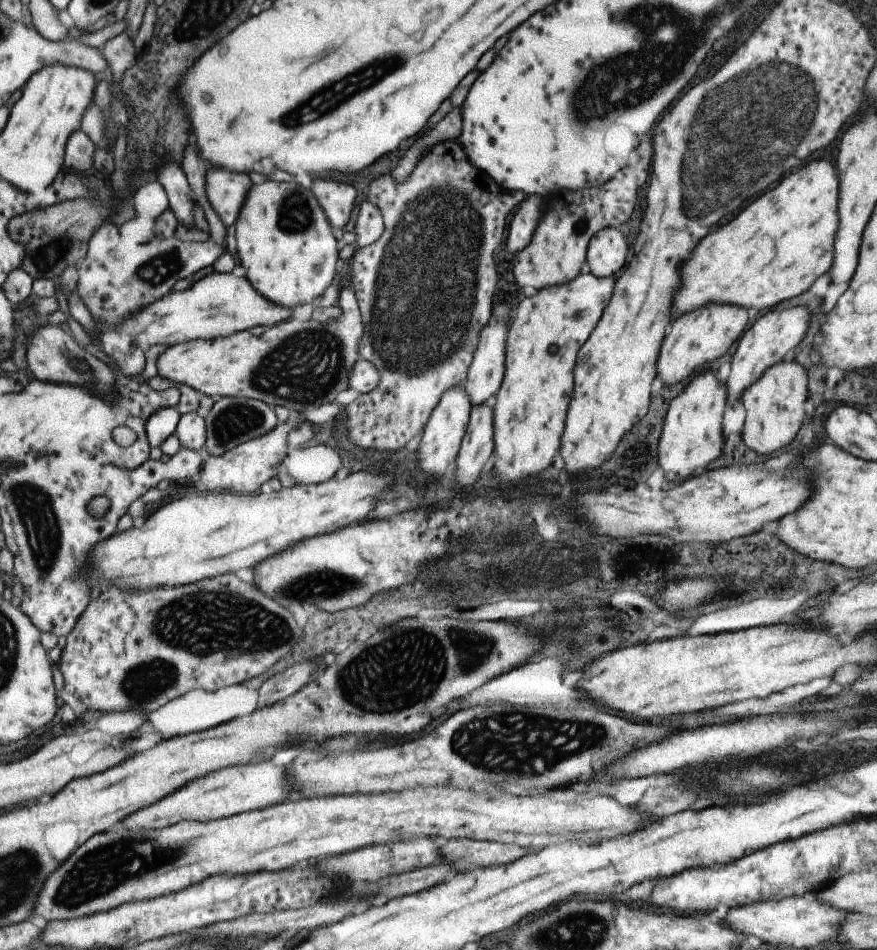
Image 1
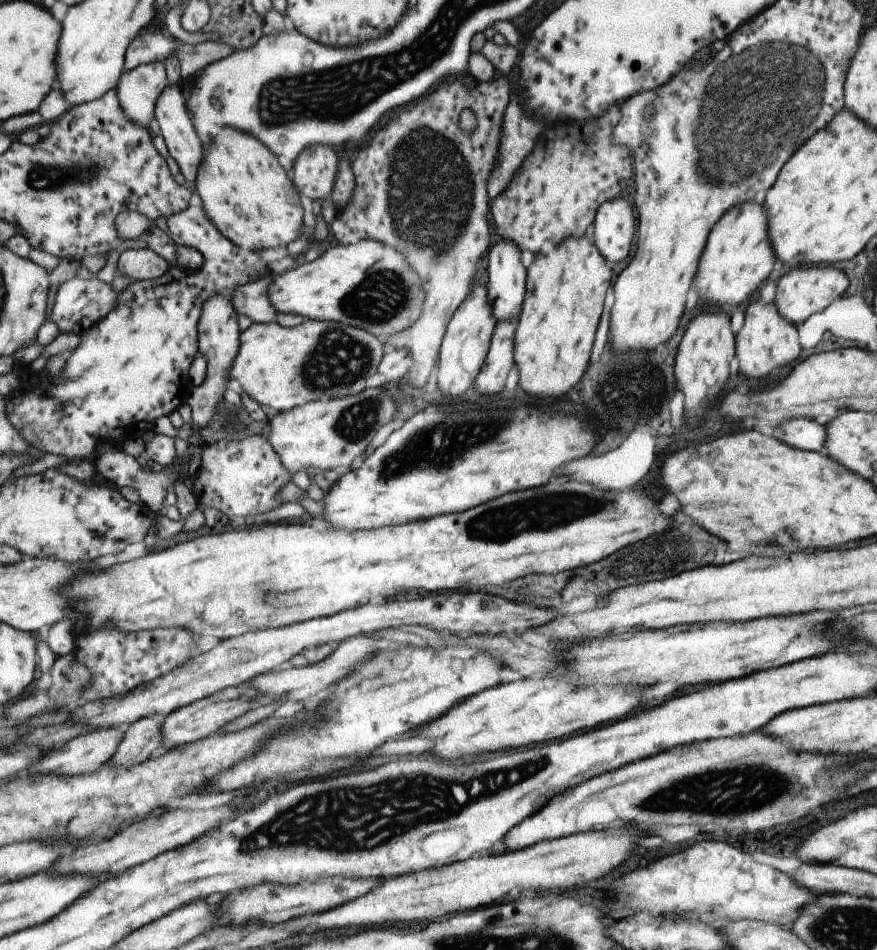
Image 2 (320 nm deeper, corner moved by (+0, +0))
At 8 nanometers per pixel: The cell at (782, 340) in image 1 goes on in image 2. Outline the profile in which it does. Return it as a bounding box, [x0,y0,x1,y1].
[774,265,847,326]

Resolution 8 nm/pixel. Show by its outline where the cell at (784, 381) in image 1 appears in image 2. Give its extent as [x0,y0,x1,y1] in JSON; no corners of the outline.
[734,299,801,382]

